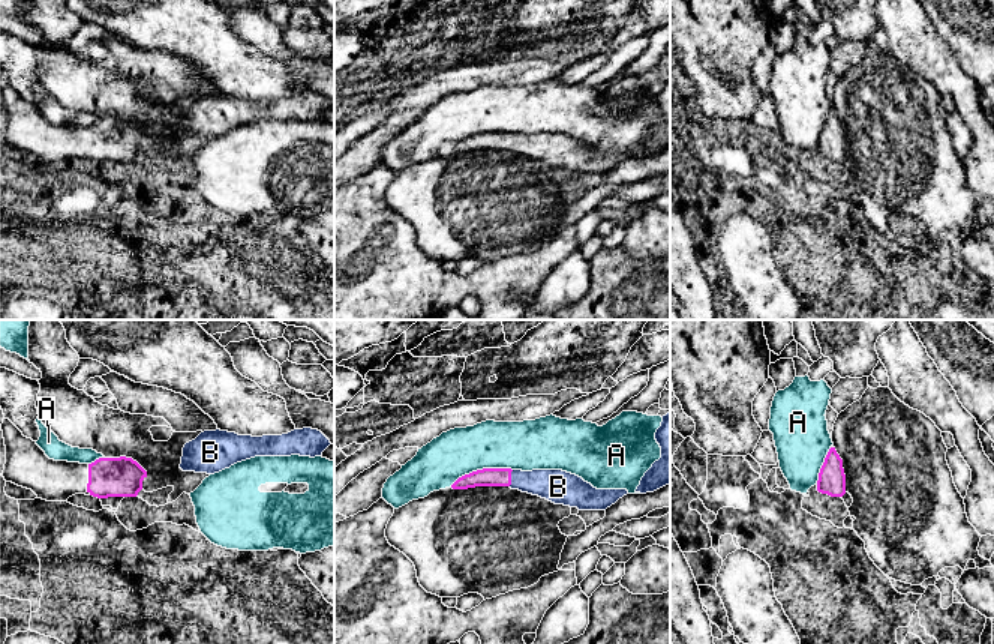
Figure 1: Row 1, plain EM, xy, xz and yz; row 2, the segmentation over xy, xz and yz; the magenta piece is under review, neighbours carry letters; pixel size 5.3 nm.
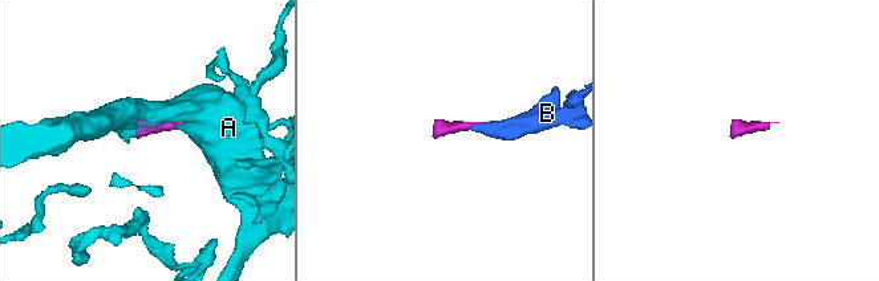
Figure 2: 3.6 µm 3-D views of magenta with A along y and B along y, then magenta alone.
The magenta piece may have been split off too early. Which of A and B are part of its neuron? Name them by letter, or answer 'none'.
B

